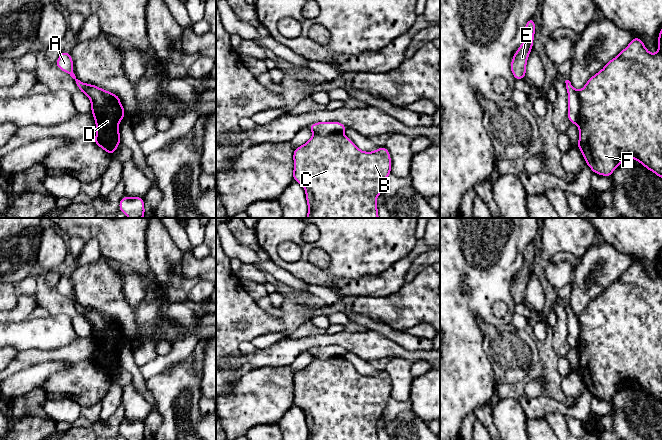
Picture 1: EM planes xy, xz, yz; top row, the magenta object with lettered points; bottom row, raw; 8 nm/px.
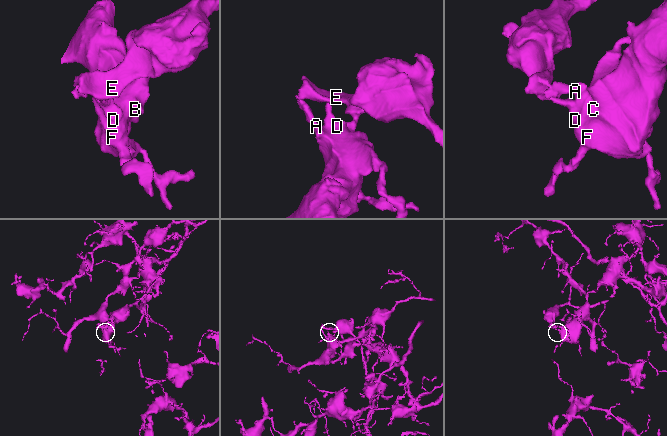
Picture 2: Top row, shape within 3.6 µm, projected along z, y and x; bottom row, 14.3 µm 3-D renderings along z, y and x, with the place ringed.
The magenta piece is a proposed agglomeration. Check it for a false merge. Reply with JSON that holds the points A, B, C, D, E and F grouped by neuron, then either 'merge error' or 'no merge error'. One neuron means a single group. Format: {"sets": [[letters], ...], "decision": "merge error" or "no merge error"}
{"sets": [["A", "B", "C", "D", "F"], ["E"]], "decision": "merge error"}

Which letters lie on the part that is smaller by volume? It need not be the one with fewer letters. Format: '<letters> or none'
E

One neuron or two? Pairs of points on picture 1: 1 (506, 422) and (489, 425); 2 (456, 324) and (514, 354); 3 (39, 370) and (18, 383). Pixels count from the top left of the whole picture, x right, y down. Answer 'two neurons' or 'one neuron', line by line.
1: two neurons
2: two neurons
3: one neuron

